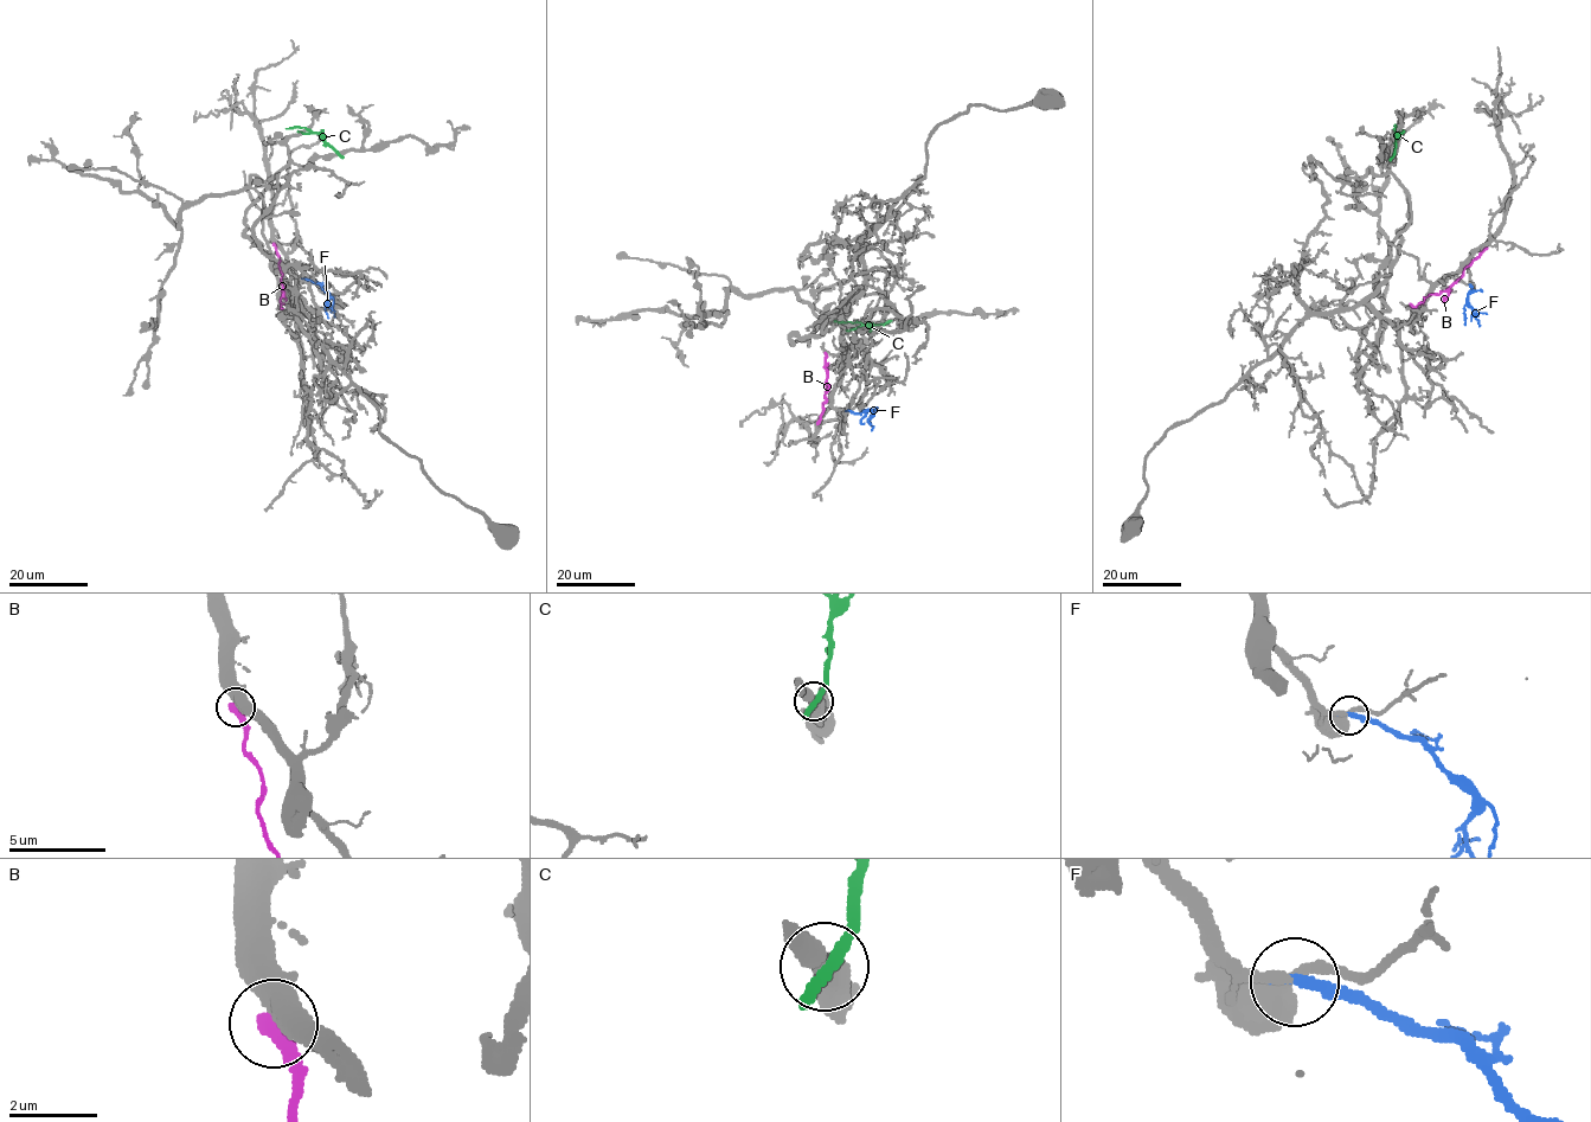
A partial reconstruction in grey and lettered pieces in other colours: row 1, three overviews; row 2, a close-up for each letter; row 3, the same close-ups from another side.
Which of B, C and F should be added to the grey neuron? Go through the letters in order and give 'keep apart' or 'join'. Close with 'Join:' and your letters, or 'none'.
B: keep apart
C: keep apart
F: join
Join: F

